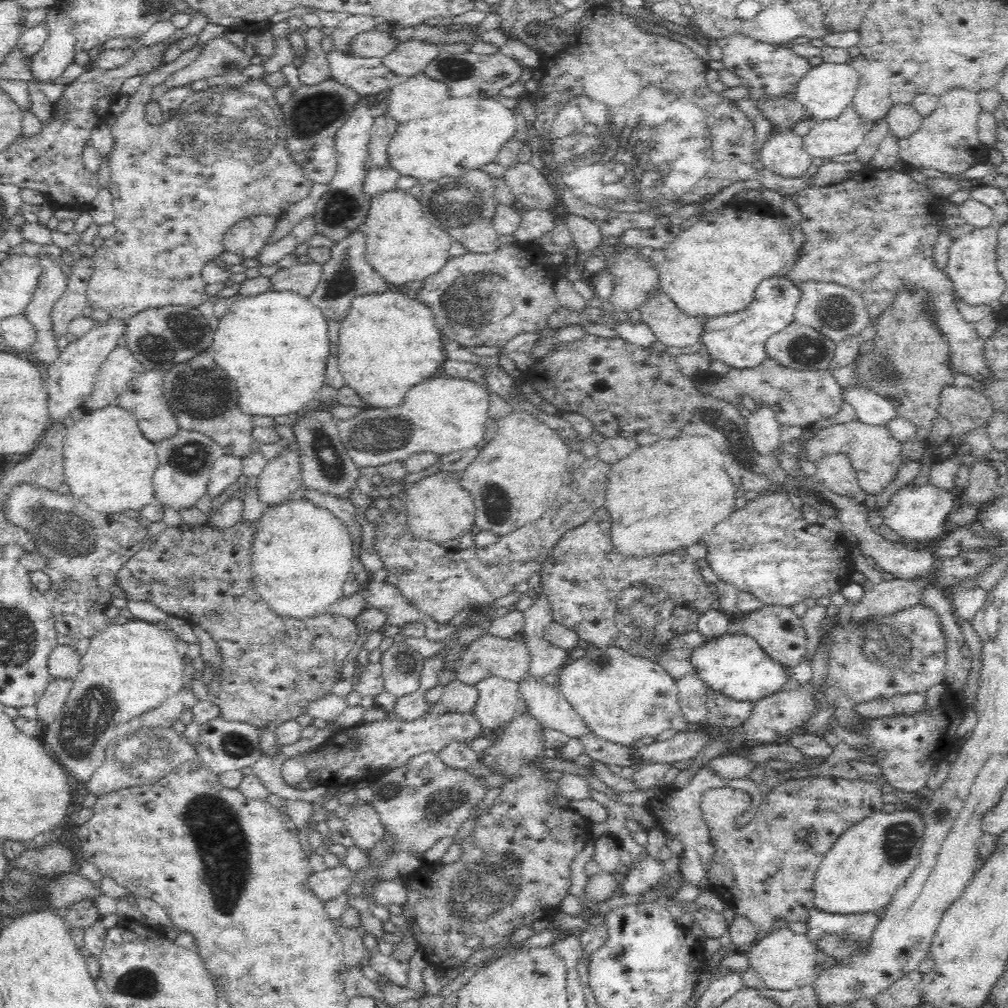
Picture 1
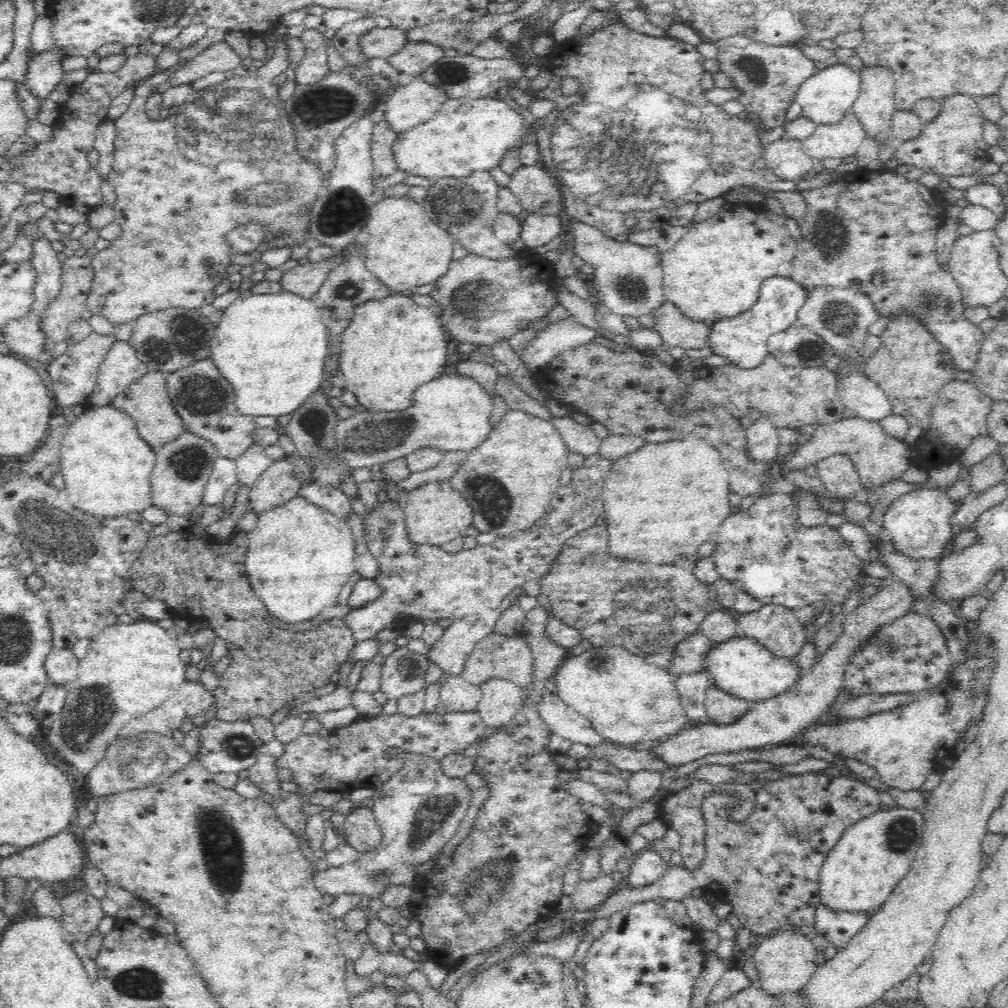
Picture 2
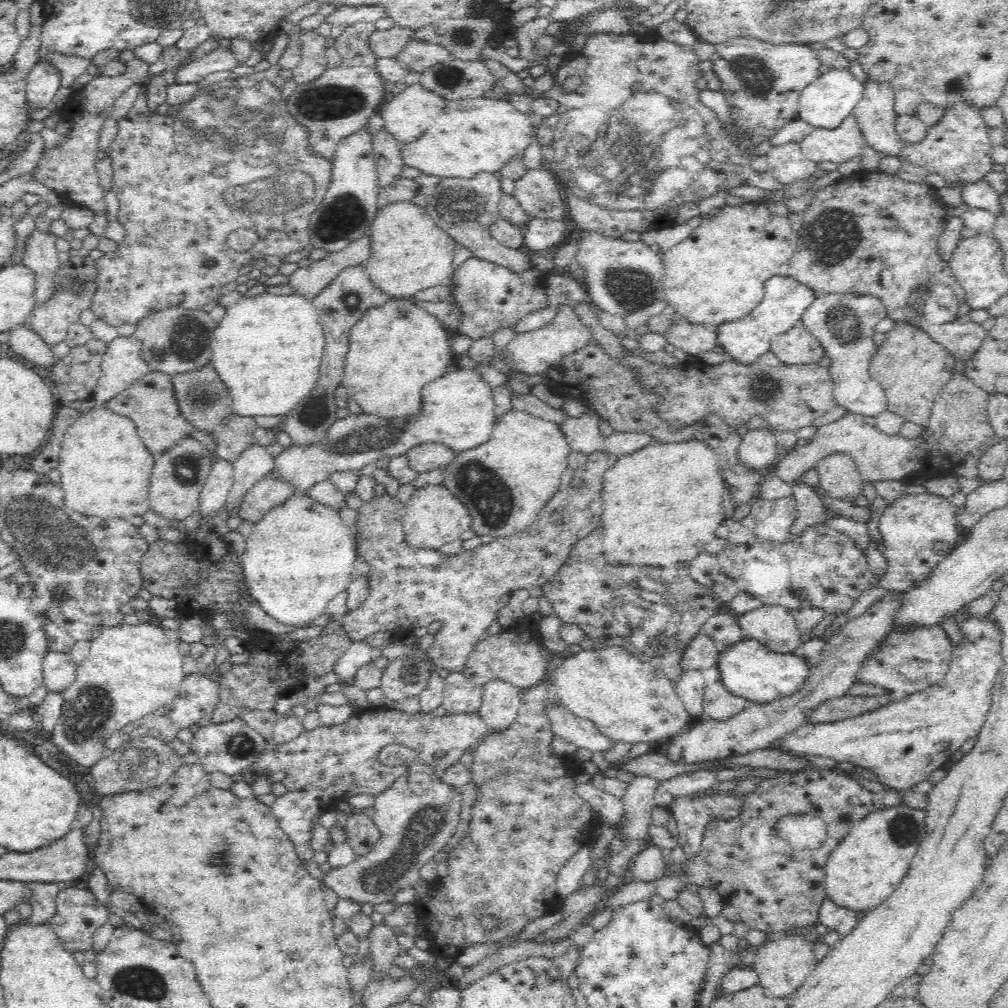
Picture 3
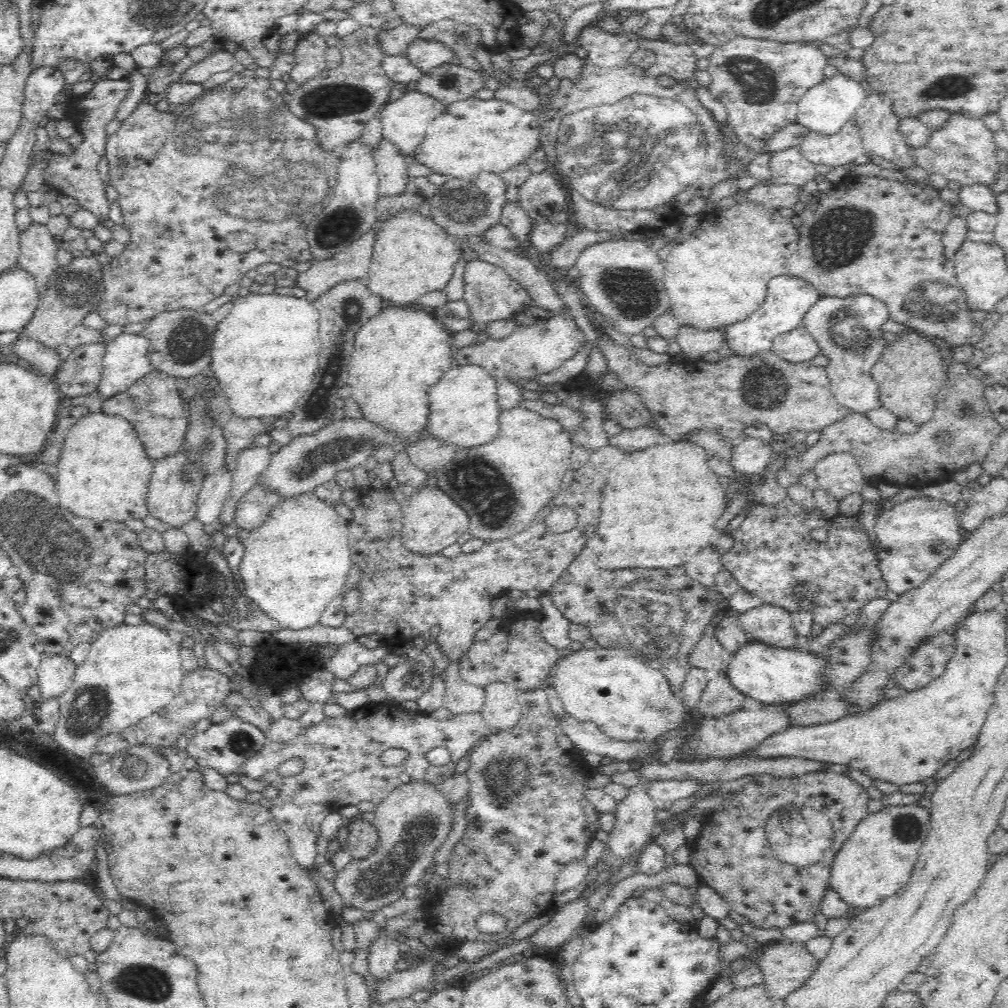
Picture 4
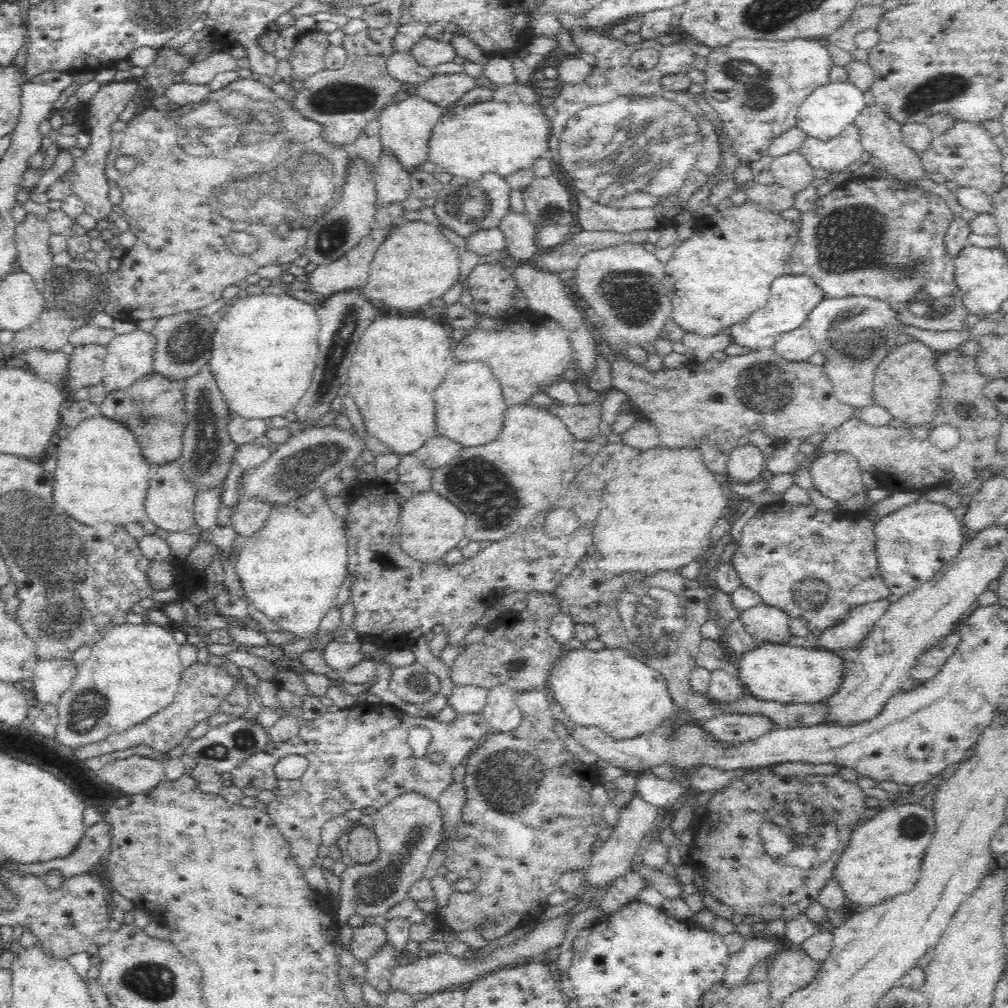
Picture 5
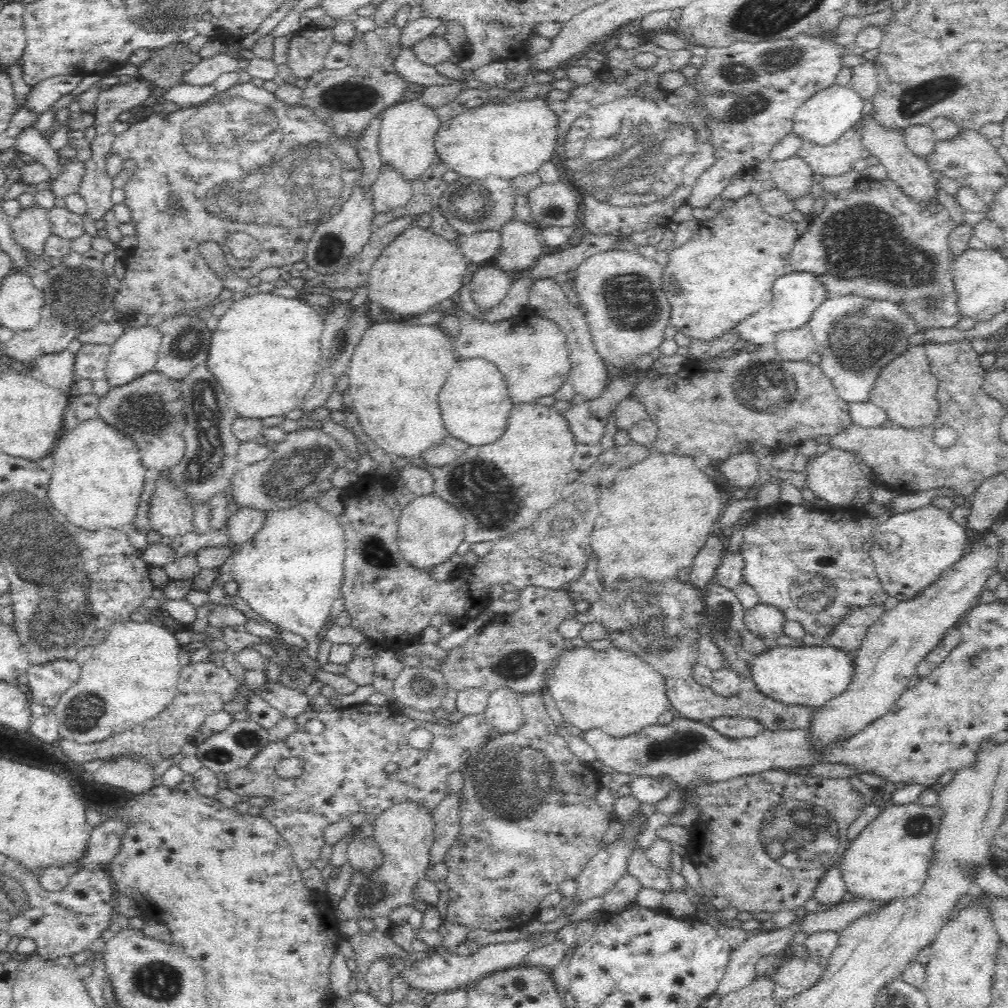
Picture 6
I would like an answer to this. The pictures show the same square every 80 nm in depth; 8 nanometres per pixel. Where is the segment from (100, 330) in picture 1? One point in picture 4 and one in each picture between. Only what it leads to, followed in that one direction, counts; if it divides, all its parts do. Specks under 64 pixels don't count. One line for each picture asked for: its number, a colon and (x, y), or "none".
2: (74, 375)
3: (75, 377)
4: (80, 374)

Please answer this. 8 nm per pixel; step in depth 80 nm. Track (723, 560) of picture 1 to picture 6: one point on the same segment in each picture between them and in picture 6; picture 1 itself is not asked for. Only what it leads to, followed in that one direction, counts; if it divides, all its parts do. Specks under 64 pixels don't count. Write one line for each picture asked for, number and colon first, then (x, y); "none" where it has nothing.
2: (763, 551)
3: (821, 568)
4: (774, 557)
5: (819, 566)
6: (816, 567)

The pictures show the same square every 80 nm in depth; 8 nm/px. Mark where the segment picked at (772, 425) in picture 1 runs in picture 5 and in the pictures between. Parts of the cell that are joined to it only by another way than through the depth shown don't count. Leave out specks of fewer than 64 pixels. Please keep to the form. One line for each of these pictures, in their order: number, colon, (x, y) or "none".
2: (762, 443)
3: (758, 450)
4: (750, 457)
5: (745, 462)

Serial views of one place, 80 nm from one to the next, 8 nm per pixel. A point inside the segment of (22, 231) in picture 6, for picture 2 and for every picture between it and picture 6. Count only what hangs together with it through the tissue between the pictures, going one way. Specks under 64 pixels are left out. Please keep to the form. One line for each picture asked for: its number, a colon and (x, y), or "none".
2: (47, 286)
3: (40, 254)
4: (38, 251)
5: (32, 236)

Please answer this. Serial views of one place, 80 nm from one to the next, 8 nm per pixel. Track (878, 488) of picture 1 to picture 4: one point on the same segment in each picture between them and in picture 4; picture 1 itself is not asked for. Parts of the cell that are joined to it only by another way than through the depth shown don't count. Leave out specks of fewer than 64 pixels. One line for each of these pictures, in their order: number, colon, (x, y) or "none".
2: (960, 414)
3: (958, 426)
4: (963, 428)

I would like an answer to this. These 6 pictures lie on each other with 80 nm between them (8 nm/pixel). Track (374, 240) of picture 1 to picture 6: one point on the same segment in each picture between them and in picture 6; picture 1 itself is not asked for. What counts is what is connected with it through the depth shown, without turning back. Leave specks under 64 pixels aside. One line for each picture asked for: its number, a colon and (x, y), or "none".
2: (404, 248)
3: (409, 252)
4: (412, 255)
5: (416, 264)
6: (418, 270)

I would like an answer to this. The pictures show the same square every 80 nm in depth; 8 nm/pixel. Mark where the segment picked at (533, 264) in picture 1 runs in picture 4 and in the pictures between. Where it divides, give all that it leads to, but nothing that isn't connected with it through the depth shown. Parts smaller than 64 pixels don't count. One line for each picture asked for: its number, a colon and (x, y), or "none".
2: (480, 300)
3: (491, 296)
4: (491, 294)

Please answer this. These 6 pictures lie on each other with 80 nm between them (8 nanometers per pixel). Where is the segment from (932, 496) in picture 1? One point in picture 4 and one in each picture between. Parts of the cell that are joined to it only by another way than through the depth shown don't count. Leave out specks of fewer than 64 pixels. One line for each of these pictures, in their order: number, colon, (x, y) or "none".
2: (918, 523)
3: (918, 531)
4: (916, 536)

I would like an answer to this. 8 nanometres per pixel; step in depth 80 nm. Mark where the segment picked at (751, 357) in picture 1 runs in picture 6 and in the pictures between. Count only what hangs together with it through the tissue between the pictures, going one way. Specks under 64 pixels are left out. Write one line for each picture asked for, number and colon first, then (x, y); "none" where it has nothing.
2: (743, 339)
3: (785, 299)
4: (788, 298)
5: (792, 297)
6: (796, 295)

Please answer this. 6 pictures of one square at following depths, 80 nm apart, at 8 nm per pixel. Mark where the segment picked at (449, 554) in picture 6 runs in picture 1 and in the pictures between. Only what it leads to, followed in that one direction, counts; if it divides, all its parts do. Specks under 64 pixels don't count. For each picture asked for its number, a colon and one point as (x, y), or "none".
1: (438, 509)
2: (435, 514)
3: (433, 517)
4: (431, 520)
5: (429, 526)

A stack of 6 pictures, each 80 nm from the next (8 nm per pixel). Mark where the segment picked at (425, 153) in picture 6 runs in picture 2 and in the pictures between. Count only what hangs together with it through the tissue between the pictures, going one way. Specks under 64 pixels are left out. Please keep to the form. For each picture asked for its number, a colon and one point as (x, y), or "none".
2: (411, 105)
3: (410, 113)
4: (405, 122)
5: (407, 126)

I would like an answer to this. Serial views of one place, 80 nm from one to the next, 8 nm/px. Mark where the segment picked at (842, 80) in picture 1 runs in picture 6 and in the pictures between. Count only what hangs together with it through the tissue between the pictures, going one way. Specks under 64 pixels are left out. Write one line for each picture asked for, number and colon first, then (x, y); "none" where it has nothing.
2: (827, 96)
3: (824, 104)
4: (826, 108)
5: (825, 114)
6: (824, 118)

